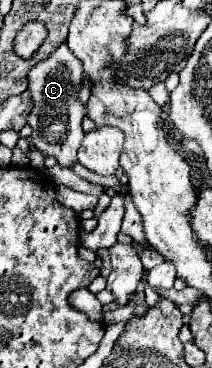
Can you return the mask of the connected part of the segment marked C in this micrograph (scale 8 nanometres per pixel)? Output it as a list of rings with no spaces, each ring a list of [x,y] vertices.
[[[61,44],[49,60],[39,62],[29,72],[29,94],[33,96],[33,112],[27,118],[27,124],[33,128],[31,144],[45,156],[57,158],[57,164],[63,168],[73,168],[77,164],[77,150],[85,132],[81,130],[81,120],[87,114],[83,104],[77,100],[77,88],[81,82],[81,62],[69,52],[67,44]]]

